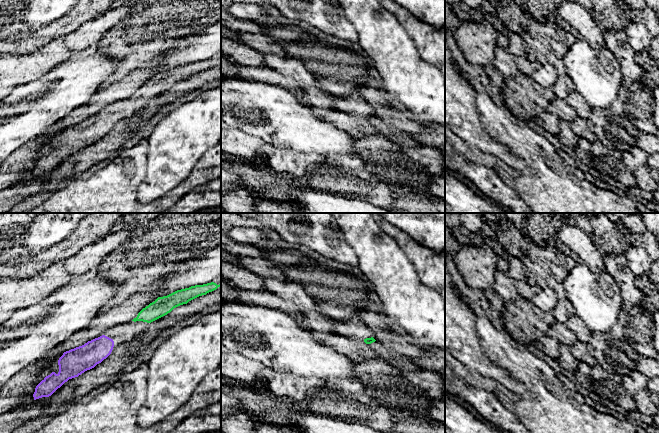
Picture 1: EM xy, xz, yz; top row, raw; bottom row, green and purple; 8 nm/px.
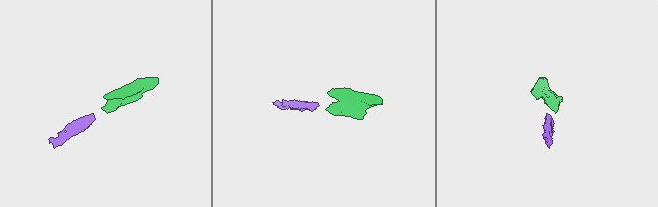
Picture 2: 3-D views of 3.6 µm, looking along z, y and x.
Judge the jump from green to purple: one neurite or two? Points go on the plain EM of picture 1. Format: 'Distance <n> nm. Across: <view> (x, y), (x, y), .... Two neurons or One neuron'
Distance 220 nm. Across: xy (132, 96), (112, 115). One neuron

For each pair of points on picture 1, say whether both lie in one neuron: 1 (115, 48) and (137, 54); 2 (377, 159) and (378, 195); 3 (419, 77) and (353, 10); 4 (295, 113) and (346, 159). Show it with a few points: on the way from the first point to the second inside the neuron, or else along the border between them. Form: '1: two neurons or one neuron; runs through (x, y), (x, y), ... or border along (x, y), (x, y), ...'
1: one neuron; runs through (120, 51), (125, 54), (132, 54)
2: two neurons; border along (370, 173), (380, 182), (397, 191)
3: one neuron; runs through (402, 60), (370, 27)
4: two neurons; border along (355, 154), (334, 155)

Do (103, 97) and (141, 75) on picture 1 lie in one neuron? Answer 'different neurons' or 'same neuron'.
same neuron

